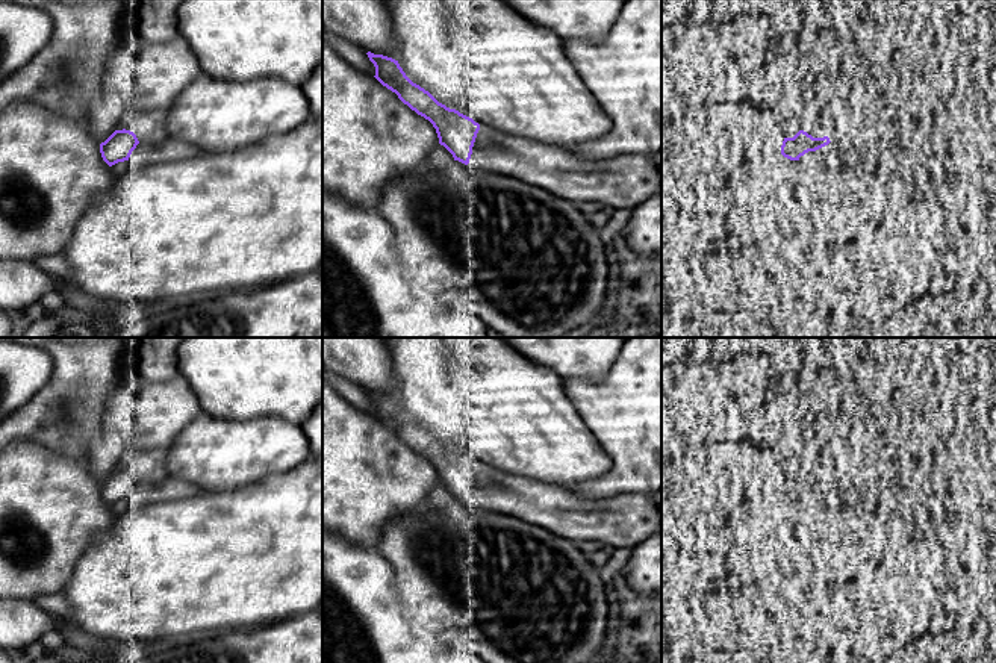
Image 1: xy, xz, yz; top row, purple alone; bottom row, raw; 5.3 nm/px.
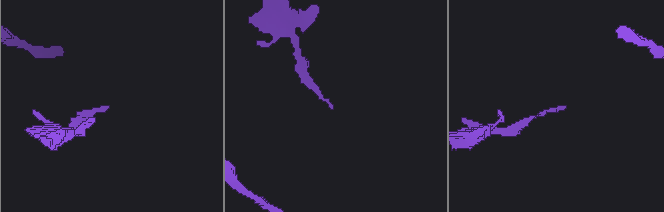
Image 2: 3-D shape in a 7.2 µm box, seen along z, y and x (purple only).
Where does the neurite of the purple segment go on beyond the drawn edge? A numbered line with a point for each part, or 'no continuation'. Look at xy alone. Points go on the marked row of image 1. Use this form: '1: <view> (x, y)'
1: xy (171, 149)

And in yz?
1: yz (821, 155)

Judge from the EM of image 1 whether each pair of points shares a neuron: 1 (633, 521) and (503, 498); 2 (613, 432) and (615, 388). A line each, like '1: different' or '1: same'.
1: same
2: same

